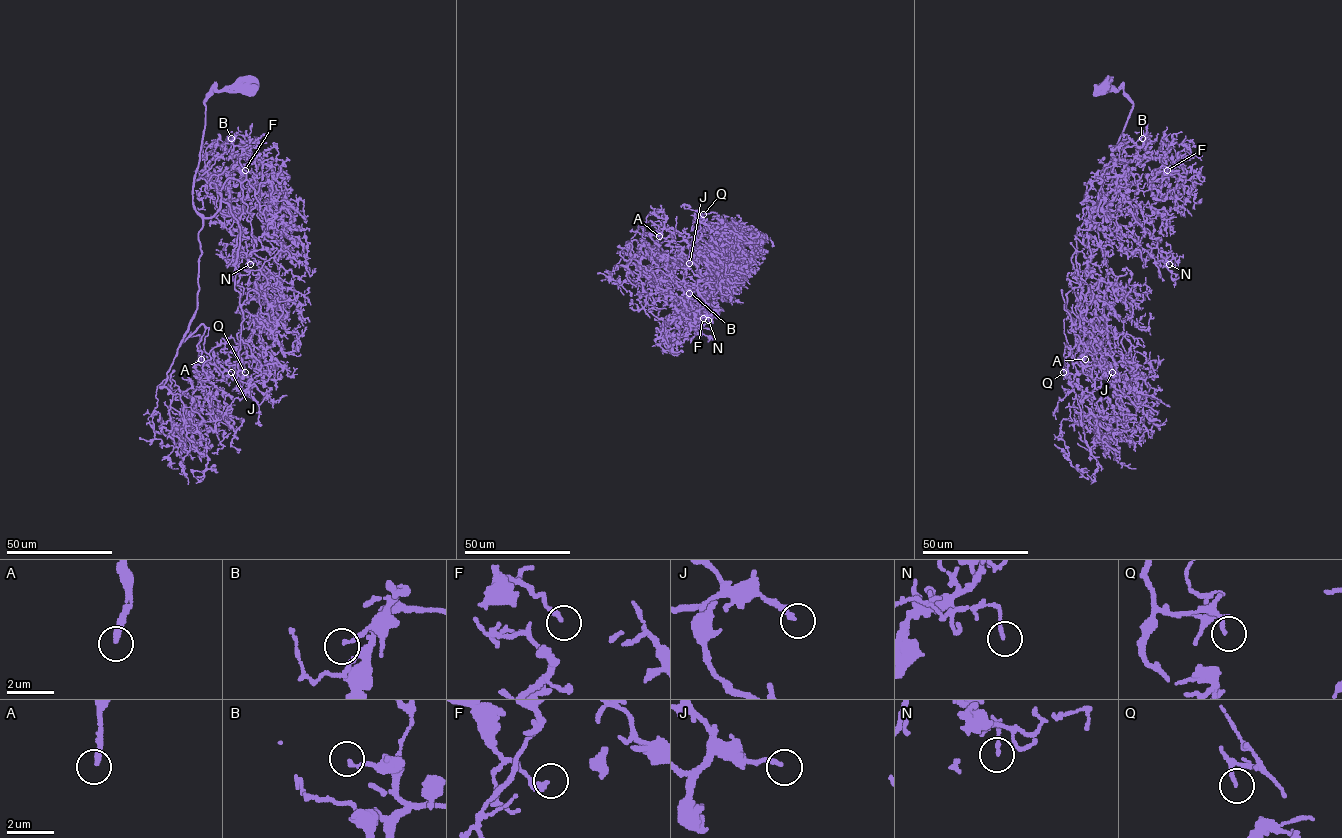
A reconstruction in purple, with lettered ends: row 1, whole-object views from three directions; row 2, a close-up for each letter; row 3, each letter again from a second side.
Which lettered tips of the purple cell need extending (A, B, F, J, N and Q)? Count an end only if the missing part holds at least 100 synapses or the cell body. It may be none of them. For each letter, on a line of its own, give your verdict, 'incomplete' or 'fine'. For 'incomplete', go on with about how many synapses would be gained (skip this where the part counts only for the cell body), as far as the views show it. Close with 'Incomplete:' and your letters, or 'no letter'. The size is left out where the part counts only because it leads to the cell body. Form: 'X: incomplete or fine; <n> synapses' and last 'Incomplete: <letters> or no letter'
A: incomplete; 1500 synapses
B: fine
F: fine
J: incomplete; 130 synapses
N: fine
Q: fine
Incomplete: A, J

